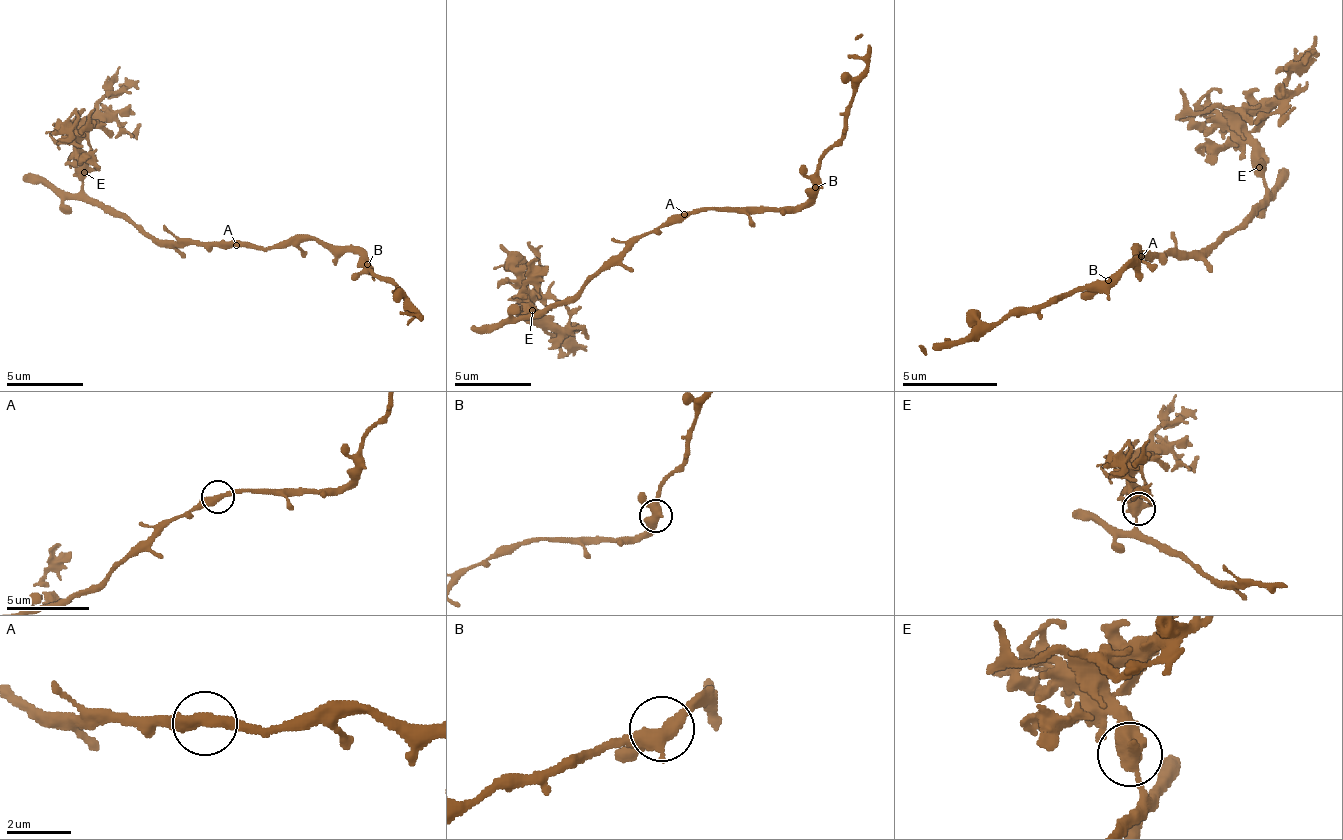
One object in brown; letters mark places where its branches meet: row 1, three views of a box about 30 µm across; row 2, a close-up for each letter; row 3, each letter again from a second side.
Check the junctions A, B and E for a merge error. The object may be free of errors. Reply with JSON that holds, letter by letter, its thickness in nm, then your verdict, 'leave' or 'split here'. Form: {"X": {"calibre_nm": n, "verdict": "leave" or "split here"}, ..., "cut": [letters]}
{"A": {"calibre_nm": 380, "verdict": "leave"}, "B": {"calibre_nm": 420, "verdict": "leave"}, "E": {"calibre_nm": 480, "verdict": "split here"}, "cut": ["E"]}

